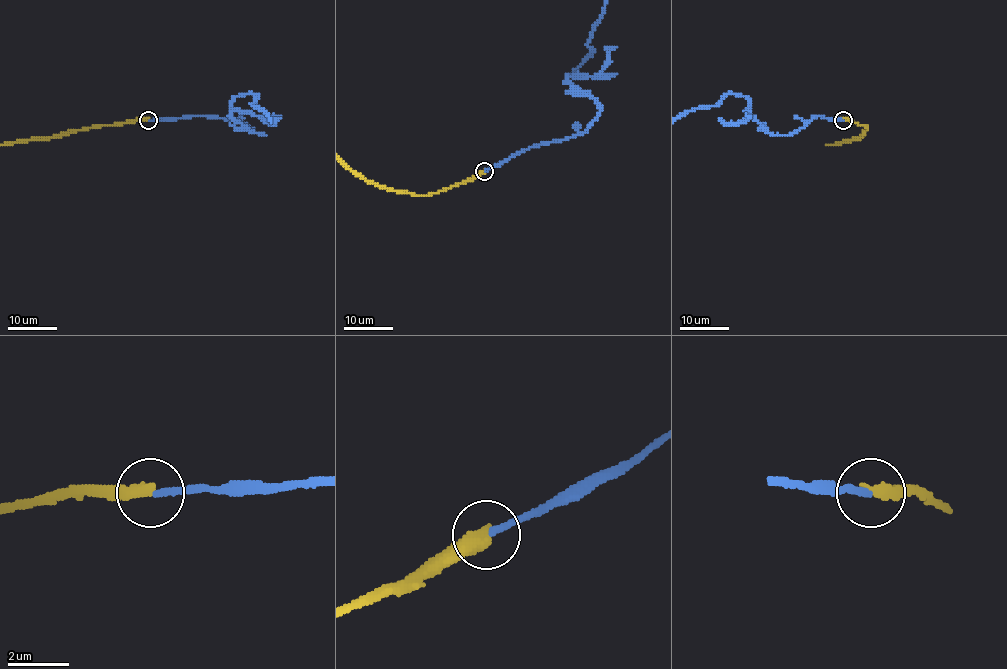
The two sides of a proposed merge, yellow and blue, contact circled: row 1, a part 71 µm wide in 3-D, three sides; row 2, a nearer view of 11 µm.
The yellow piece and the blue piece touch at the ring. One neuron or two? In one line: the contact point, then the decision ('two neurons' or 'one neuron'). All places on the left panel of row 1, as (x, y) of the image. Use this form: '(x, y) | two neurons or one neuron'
(148, 120) | two neurons

